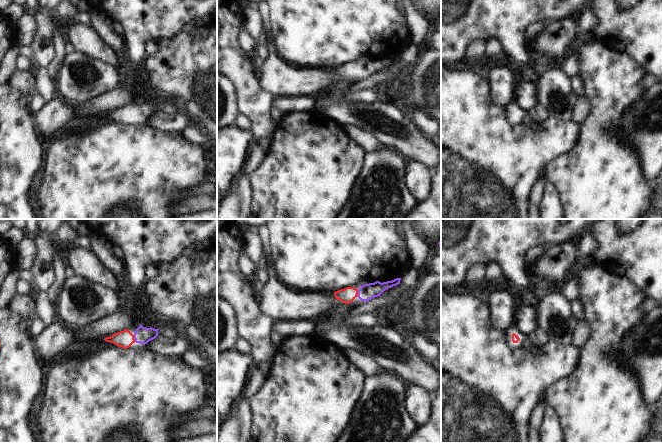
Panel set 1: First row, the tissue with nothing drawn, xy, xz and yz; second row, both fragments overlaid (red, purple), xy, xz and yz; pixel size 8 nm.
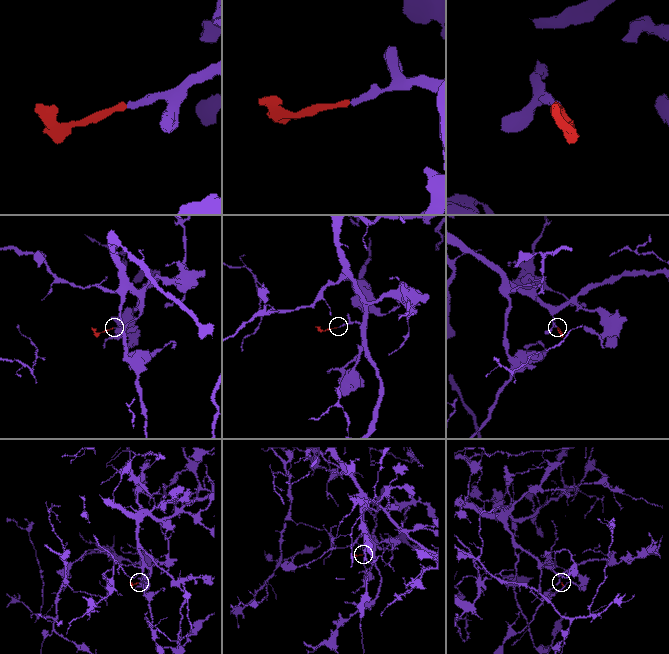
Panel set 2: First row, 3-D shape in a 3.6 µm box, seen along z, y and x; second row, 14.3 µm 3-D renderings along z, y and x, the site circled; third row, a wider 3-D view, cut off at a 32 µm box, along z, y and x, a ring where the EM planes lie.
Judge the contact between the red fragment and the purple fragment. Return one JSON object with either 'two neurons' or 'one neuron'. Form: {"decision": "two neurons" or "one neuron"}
{"decision": "one neuron"}

